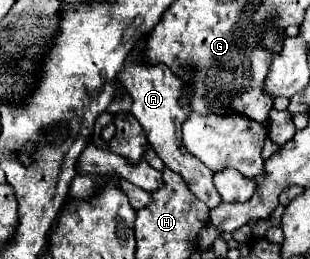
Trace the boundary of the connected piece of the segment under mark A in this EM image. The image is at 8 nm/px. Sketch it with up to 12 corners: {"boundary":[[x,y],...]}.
{"boundary":[[129,54],[119,82],[165,166],[215,208],[213,172],[181,142],[181,78]]}

